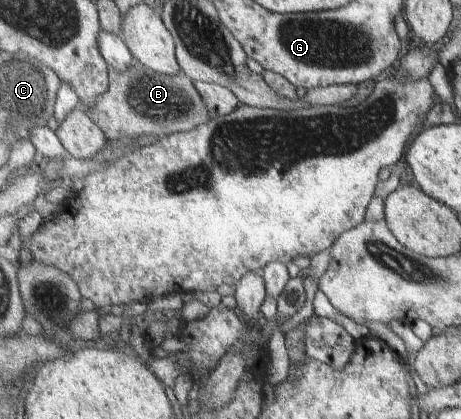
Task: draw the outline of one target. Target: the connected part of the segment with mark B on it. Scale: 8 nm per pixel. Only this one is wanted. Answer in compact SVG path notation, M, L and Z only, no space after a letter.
M135 59L129 70L121 72L109 66L109 73L109 90L99 94L95 106L84 106L82 99L80 105L103 128L108 140L135 139L150 134L157 138L167 137L197 129L197 126L215 118L195 87L195 82L183 71L179 74L160 74Z

